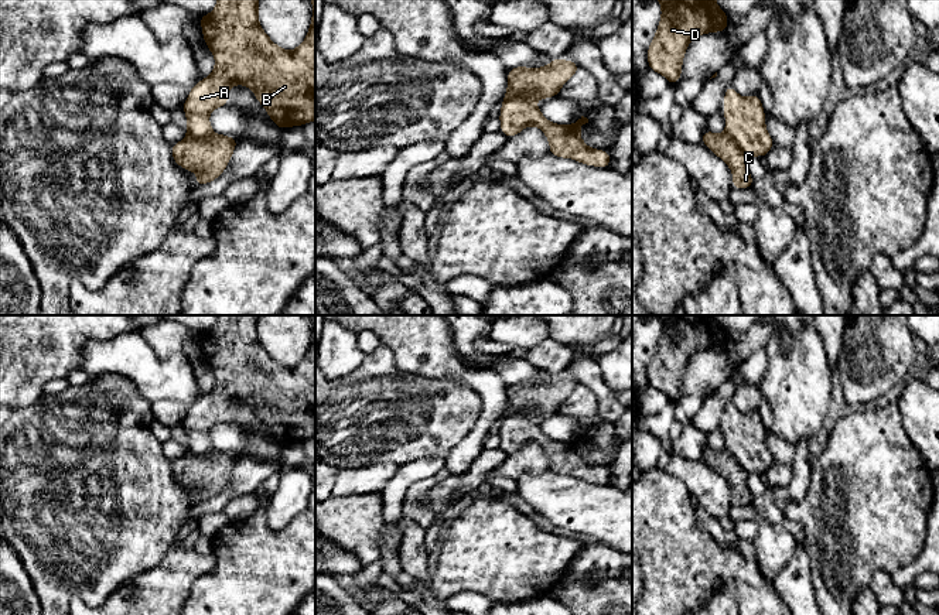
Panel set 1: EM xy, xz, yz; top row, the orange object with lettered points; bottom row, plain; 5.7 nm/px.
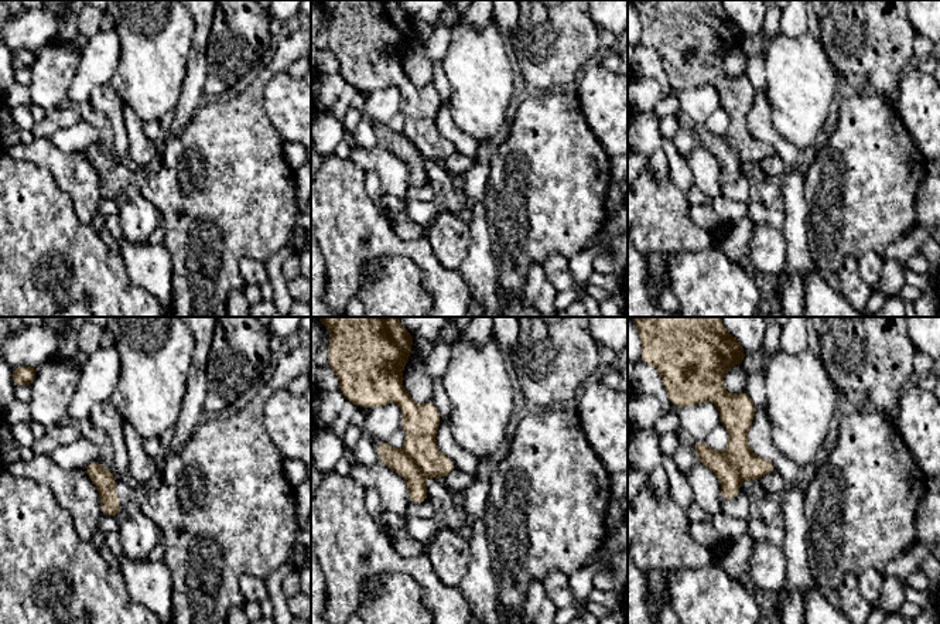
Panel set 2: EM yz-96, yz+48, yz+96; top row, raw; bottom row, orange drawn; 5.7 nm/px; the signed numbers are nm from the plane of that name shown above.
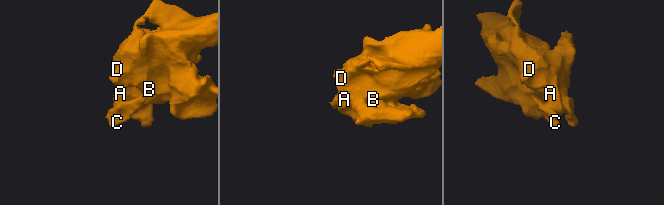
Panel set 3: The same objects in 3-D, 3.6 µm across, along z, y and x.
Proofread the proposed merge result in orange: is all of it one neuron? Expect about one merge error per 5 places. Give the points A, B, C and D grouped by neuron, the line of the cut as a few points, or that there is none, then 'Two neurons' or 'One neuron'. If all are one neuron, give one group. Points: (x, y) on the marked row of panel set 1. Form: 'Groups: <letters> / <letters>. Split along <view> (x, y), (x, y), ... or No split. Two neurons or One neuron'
Groups: A B D / C. Split along xz (504, 98), (525, 96), (532, 102). Two neurons

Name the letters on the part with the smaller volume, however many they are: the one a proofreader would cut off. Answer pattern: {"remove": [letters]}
{"remove": ["C"]}

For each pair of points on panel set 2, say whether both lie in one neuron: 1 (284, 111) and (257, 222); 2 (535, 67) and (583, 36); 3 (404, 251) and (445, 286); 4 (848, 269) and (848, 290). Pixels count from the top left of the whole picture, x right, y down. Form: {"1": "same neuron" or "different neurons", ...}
{"1": "different neurons", "2": "same neuron", "3": "same neuron", "4": "same neuron"}

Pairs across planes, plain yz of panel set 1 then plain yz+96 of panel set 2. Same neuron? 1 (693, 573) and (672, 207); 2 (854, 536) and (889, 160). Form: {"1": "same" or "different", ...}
{"1": "same", "2": "same"}

